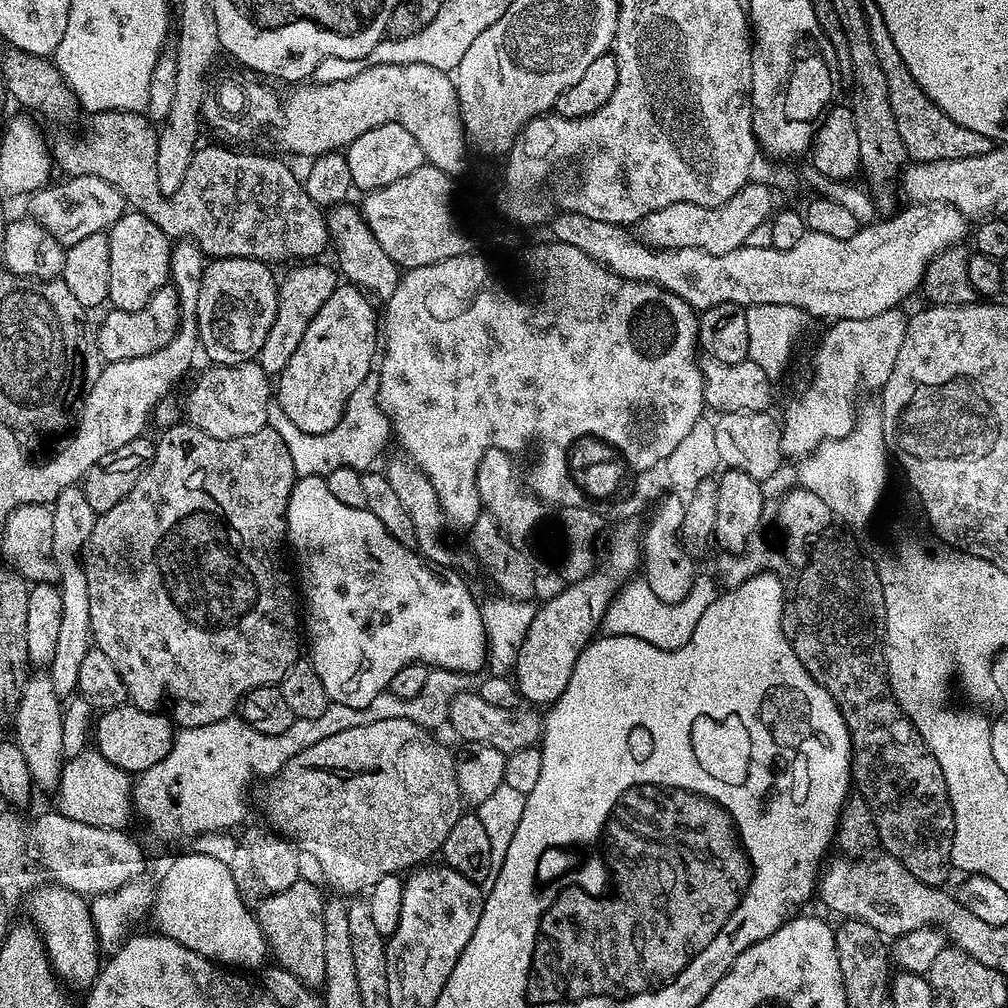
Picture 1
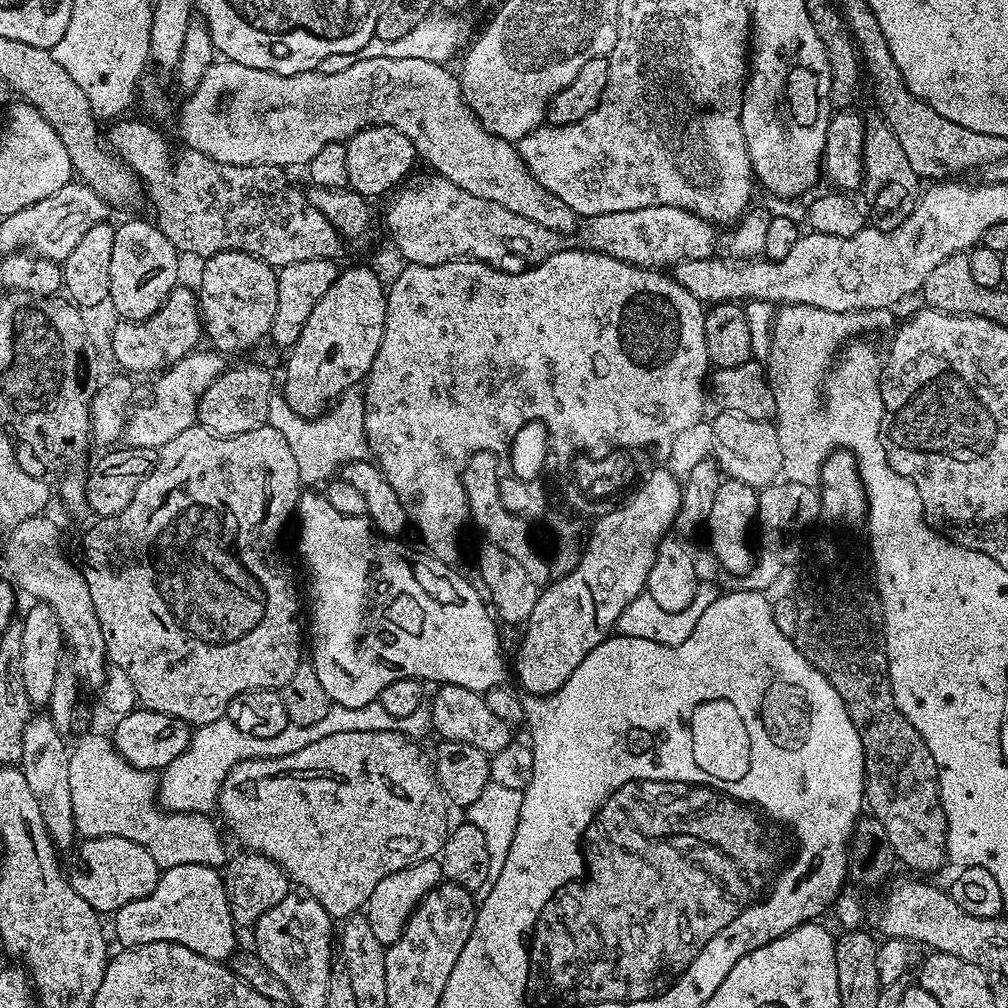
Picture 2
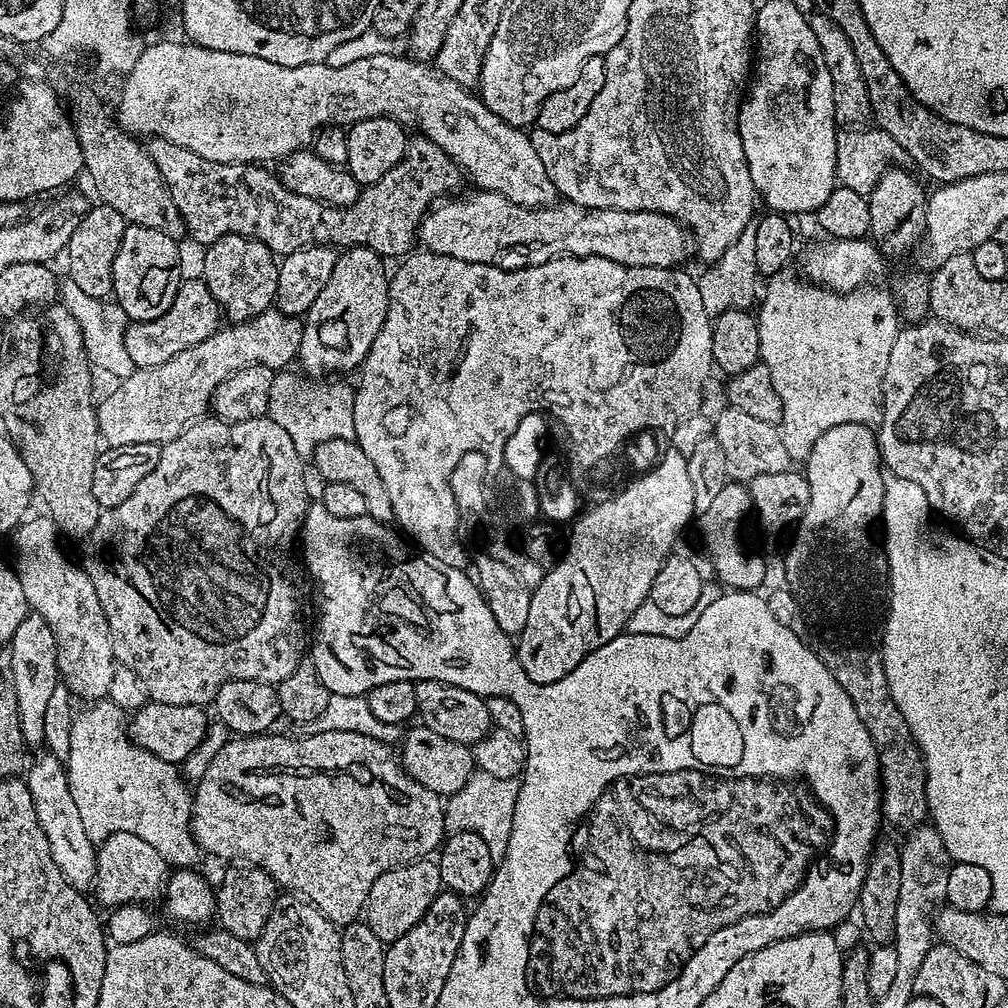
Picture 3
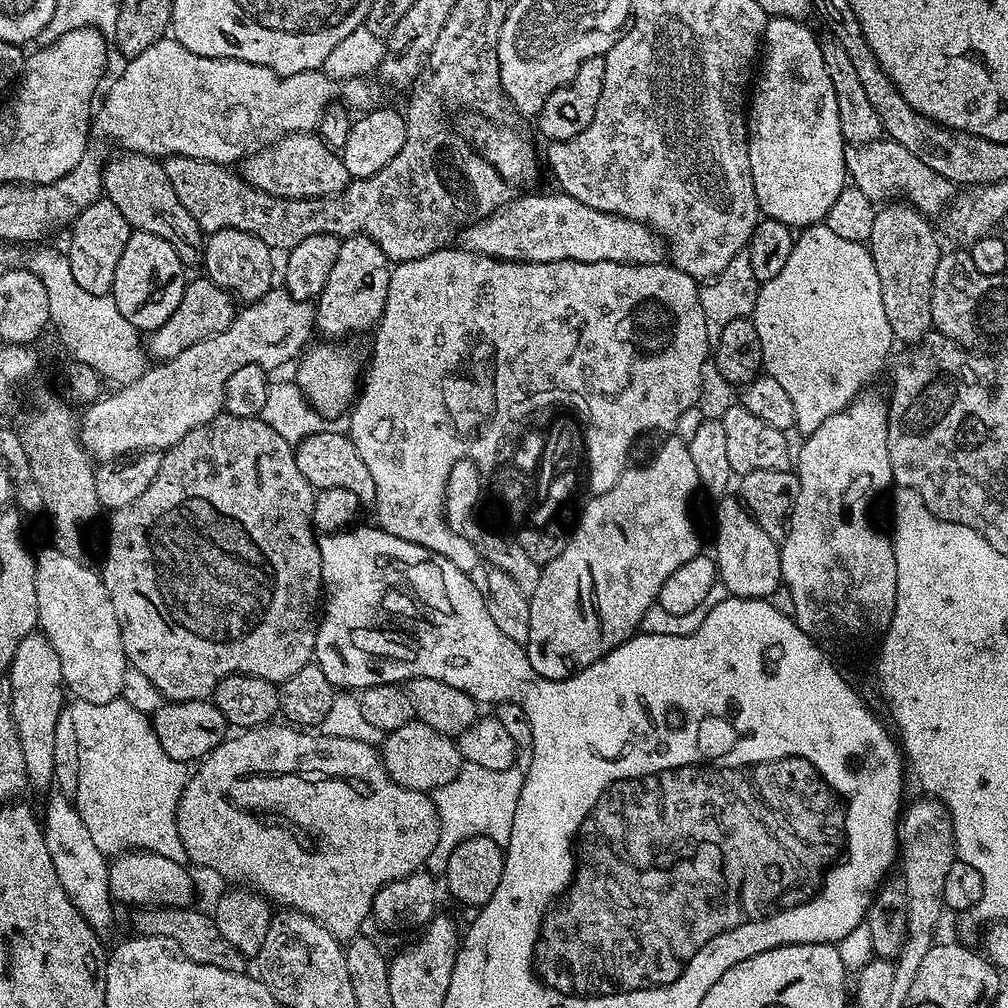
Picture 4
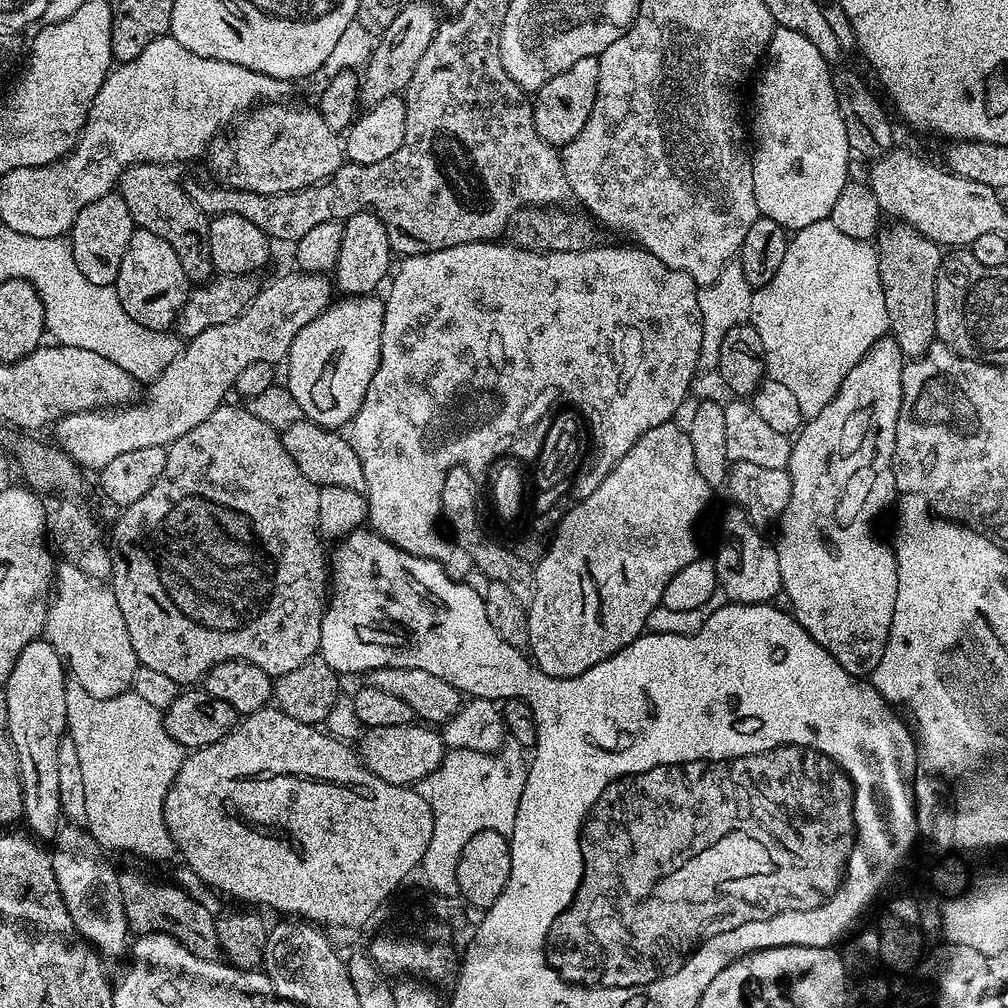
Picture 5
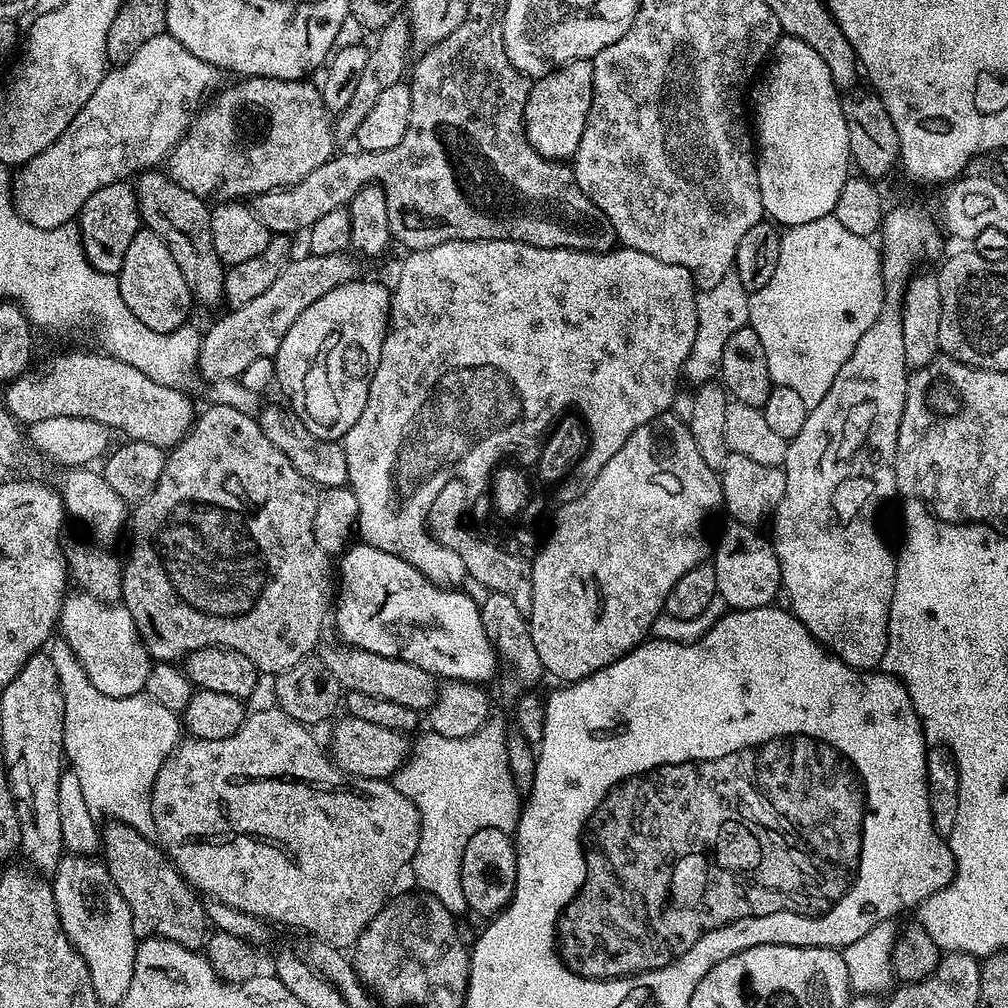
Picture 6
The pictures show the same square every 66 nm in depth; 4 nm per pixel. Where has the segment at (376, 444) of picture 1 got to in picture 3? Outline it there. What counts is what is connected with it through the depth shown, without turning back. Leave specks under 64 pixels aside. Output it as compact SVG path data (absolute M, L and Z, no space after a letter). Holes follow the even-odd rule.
M282 370L279 371L274 378L274 382L271 383L270 386L270 399L267 403L267 412L268 417L271 418L272 421L276 422L278 426L282 427L282 430L286 431L286 434L290 436L290 438L293 439L293 443L295 446L295 449L298 450L298 452L301 454L301 457L308 458L311 457L317 448L319 448L321 445L325 444L326 442L330 440L353 440L355 439L354 434L354 398L356 397L356 391L355 387L350 383L346 382L332 382L328 383L330 381L328 380L312 380L303 378L302 380L298 375L292 373L292 370Z

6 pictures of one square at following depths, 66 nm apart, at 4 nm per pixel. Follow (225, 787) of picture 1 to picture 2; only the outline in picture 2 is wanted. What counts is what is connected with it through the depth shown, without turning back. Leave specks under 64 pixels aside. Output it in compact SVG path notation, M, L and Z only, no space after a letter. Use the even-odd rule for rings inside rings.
M379 702L353 708L332 704L319 722L310 722L310 726L298 726L290 722L286 730L282 730L282 734L273 736L255 736L249 732L243 732L227 718L206 722L193 731L186 750L182 750L182 754L178 754L178 758L174 758L174 762L170 762L168 767L159 773L158 800L169 811L208 814L213 811L217 803L224 779L240 760L285 756L294 750L302 750L302 746L310 746L310 742L318 742L318 738L326 738L330 734L342 734L354 730L374 730L375 732L390 730L416 738L419 737L418 734L423 728L426 730L432 728L432 713L427 707L421 706L414 714L399 717L390 714L386 706L382 706Z

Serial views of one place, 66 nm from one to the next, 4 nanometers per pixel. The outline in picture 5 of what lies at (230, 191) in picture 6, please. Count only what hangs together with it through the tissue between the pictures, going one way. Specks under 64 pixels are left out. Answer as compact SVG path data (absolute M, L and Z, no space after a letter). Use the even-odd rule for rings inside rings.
M264 102L253 107L239 121L240 129L236 132L236 152L228 144L216 142L211 145L208 164L216 171L215 179L221 185L250 190L258 194L282 194L297 192L309 188L311 184L321 184L328 180L346 162L346 153L341 137L326 122L322 122L322 114L315 108L299 108L288 102Z

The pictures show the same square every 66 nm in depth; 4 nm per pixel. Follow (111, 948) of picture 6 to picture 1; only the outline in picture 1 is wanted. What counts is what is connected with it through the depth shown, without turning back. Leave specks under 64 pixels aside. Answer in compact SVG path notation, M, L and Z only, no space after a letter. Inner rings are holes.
M46 672L31 673L28 680L21 685L19 706L15 708L14 742L25 755L32 783L37 789L52 791L59 787L61 771L66 759L63 752L62 728L63 705L61 697L54 694L53 683Z

